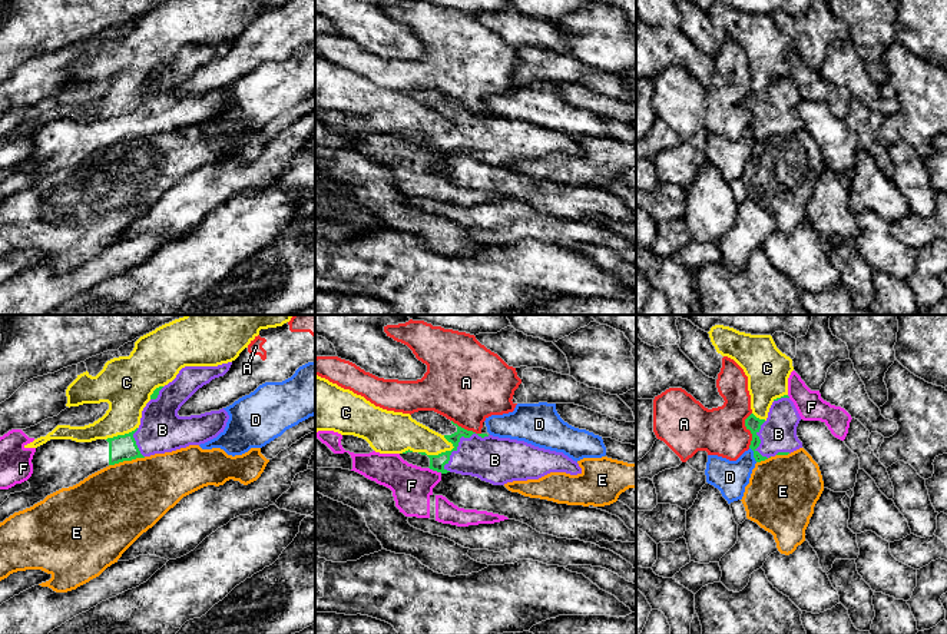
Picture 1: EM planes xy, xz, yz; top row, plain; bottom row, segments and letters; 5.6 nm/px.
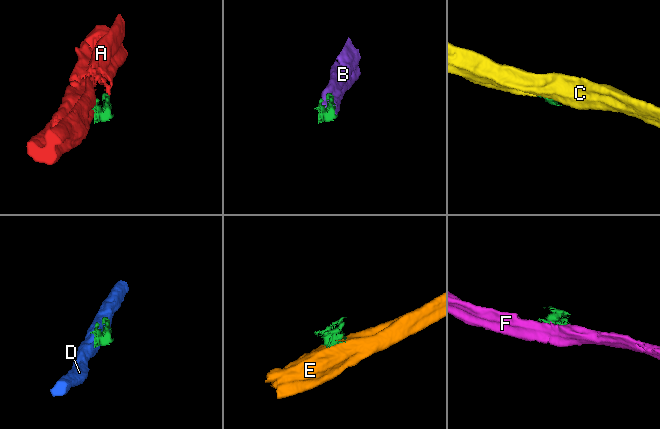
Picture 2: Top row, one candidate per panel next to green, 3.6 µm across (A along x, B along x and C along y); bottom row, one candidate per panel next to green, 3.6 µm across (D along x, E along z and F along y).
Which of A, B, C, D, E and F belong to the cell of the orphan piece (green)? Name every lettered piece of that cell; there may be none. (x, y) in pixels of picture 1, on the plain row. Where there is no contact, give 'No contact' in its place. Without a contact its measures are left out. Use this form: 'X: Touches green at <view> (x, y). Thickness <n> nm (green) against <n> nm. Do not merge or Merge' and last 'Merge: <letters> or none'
A: Touches green at yz (748, 108). Thickness 80 nm (green) against 280 nm. Do not merge
B: Touches green at xz (459, 119). Thickness 90 nm (green) against 260 nm. Merge
C: Touches green at xz (436, 135). Thickness 90 nm (green) against 220 nm. Do not merge
D: Touches green at yz (754, 133). Thickness 80 nm (green) against 190 nm. Do not merge
E: Touches green at xy (126, 139). Thickness 140 nm (green) against 420 nm. Do not merge
F: Touches green at xz (436, 149). Thickness 90 nm (green) against 240 nm. Do not merge
Merge: B

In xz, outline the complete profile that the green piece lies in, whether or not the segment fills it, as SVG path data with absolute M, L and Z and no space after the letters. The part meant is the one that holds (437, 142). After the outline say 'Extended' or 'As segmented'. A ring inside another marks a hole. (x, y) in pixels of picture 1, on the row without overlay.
M418 90L411 97L441 113L454 126L438 135L410 129L400 133L404 140L421 147L471 155L493 165L539 159L550 152L582 153L579 143L563 132L524 120L476 113L434 90Z. Extended

